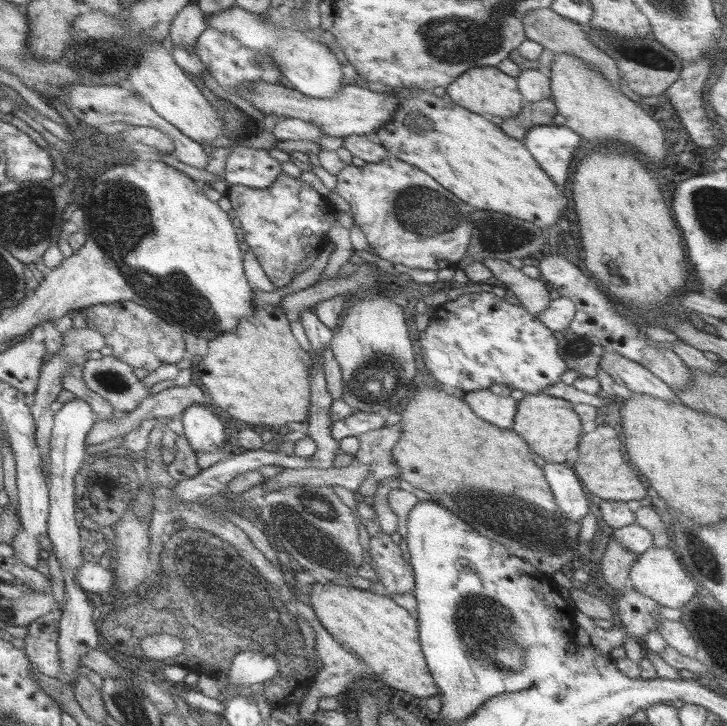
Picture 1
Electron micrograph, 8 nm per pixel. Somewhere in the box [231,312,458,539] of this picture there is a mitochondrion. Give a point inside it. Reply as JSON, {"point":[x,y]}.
{"point":[382,364]}

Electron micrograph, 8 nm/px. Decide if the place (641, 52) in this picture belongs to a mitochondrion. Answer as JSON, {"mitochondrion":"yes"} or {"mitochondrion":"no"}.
{"mitochondrion":"yes"}

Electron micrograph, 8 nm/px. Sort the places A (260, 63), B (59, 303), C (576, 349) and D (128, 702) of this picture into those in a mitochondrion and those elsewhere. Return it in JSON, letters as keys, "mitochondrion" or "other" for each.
{"A":"mitochondrion","B":"other","C":"mitochondrion","D":"mitochondrion"}

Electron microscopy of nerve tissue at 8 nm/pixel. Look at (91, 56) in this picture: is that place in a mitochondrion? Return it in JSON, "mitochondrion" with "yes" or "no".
{"mitochondrion":"yes"}

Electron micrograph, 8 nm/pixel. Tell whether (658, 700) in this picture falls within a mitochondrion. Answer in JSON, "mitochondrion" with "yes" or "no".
{"mitochondrion":"no"}

